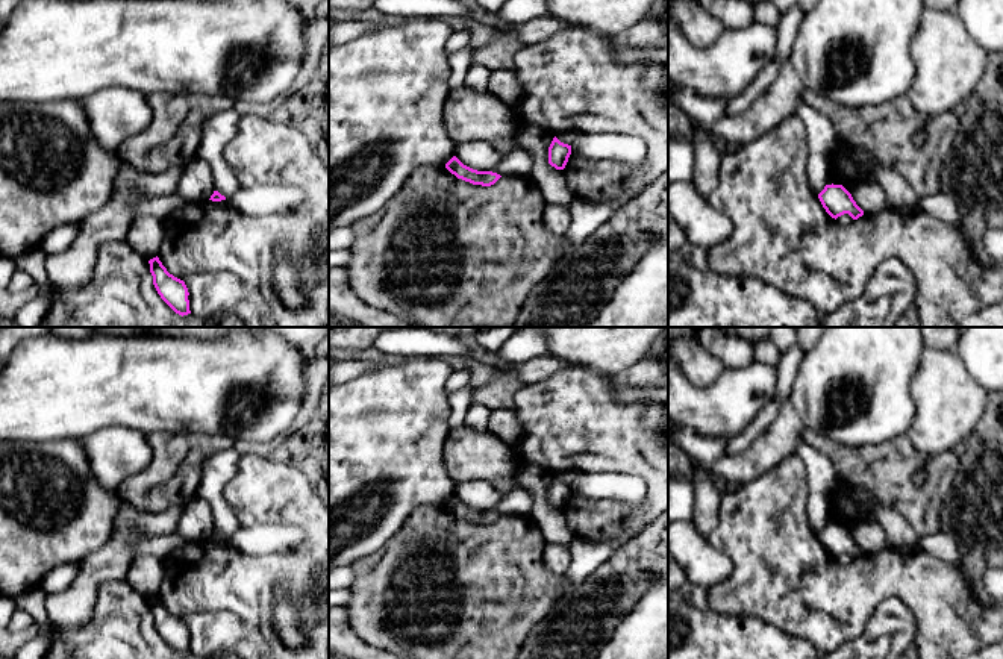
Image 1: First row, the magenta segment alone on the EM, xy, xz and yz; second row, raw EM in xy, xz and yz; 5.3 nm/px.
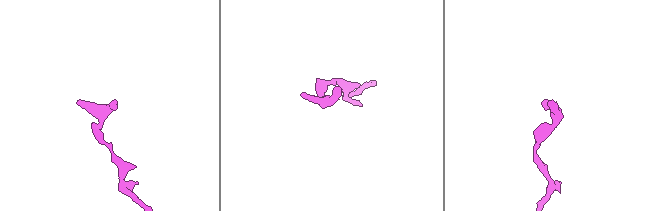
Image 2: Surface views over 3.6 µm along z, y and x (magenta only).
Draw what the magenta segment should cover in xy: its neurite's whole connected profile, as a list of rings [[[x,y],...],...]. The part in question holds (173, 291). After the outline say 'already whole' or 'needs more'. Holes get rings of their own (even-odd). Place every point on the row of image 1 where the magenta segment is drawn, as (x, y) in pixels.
[[[158,256],[150,259],[148,264],[153,276],[153,285],[161,298],[176,314],[182,317],[191,314],[188,300],[189,292],[185,282],[170,274]]] | already whole

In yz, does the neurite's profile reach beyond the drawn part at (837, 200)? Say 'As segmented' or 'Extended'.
As segmented

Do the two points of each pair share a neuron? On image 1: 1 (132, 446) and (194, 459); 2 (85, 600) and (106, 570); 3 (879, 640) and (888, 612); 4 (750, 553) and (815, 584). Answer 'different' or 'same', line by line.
1: different
2: same
3: same
4: same

